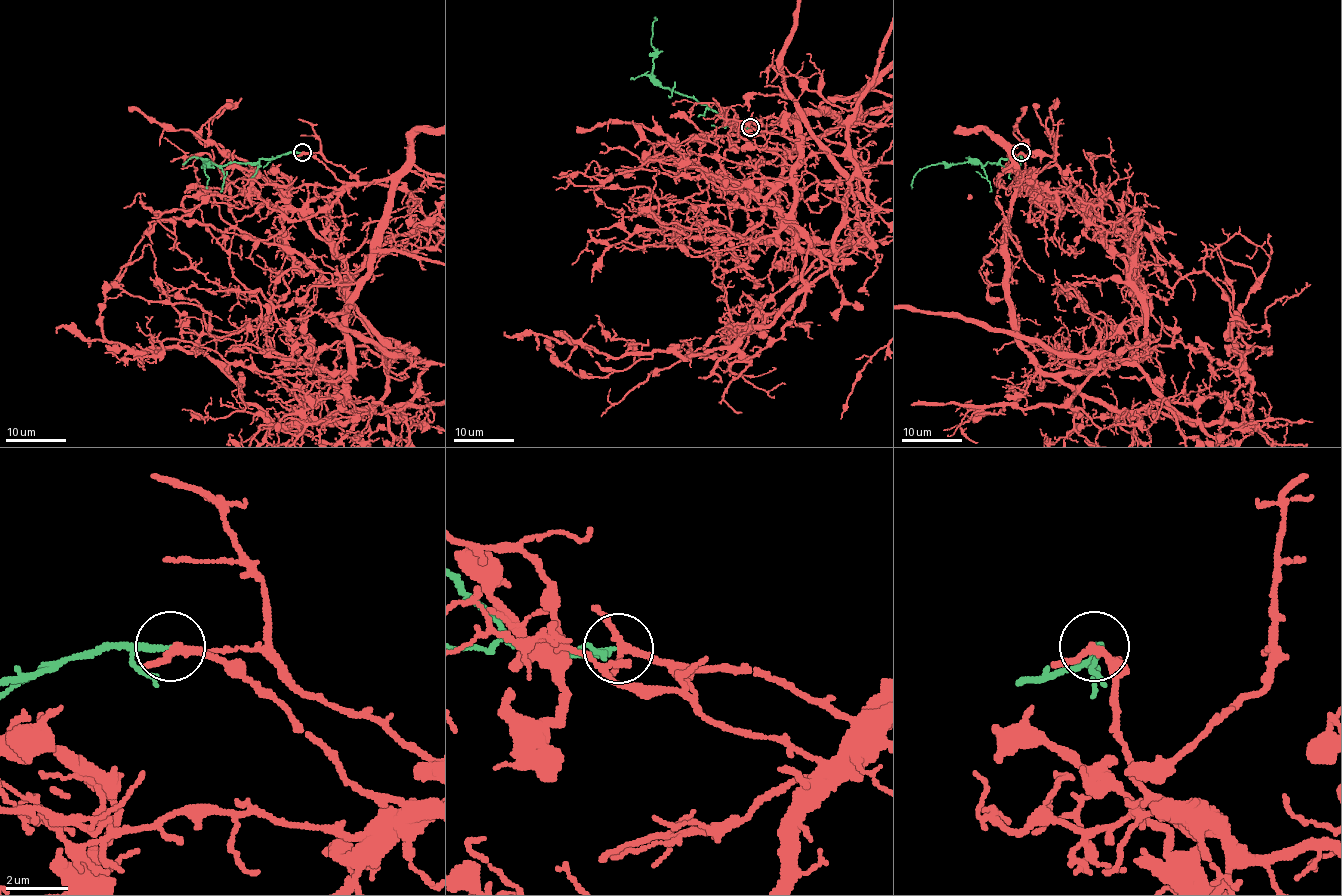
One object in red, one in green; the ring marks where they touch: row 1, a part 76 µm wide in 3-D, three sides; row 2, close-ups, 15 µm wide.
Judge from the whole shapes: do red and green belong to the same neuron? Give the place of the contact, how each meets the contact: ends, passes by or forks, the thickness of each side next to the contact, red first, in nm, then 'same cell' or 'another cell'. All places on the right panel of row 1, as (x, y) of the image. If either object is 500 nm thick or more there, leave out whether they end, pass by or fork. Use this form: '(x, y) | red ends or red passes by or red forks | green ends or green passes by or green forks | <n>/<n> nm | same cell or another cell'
(1021, 152) | red passes by | green ends | 220/170 nm | another cell

